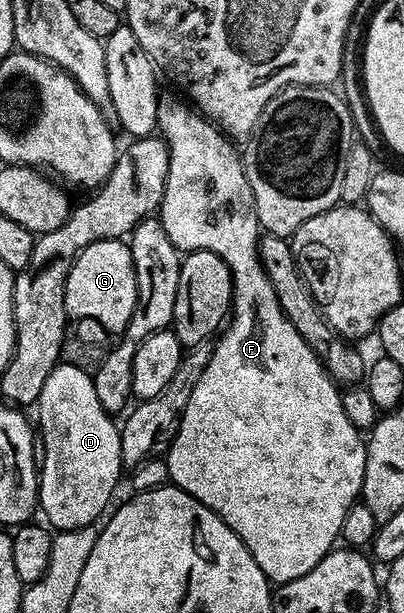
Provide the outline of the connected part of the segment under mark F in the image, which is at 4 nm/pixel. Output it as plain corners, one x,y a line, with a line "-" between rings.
166,95
158,102
157,131
170,145
168,178
160,209
162,228
179,253
208,250
224,258
232,274
234,299
226,336
219,335
218,344
216,340
213,345
208,366
200,374
192,398
188,398
178,433
165,449
164,463
173,487
192,494
192,498
216,513
248,546
256,566
264,570
271,582
287,584
308,574
341,537
344,514
348,514
362,490
366,440
344,412
339,385
330,379
318,355
286,317
264,270
258,256
260,229
254,195
239,149
234,149
230,145
233,143
205,116
186,108

